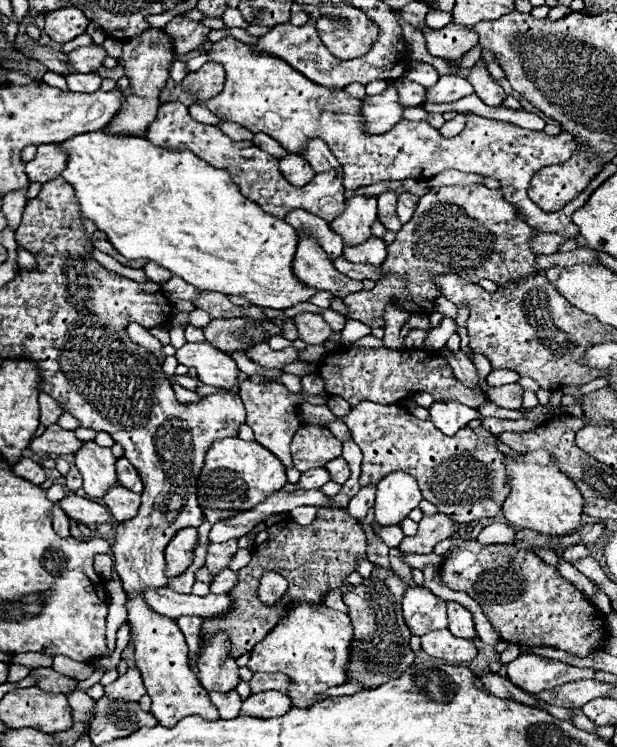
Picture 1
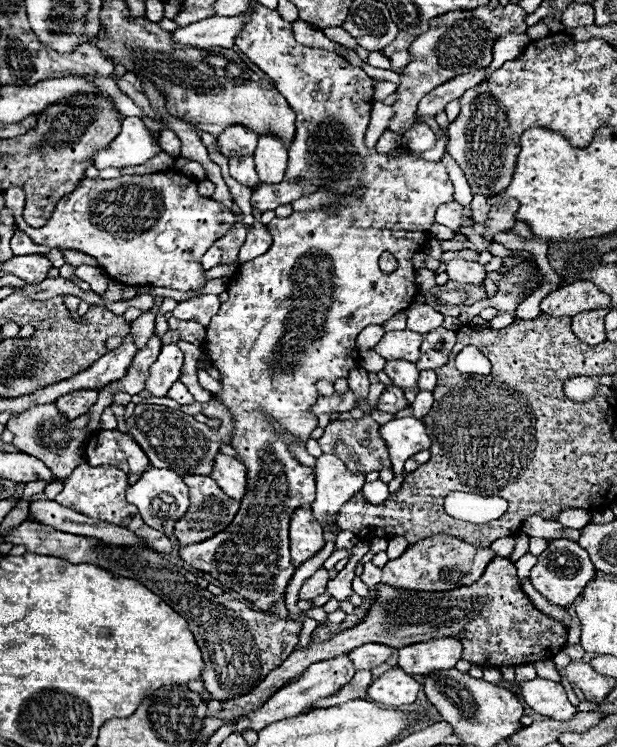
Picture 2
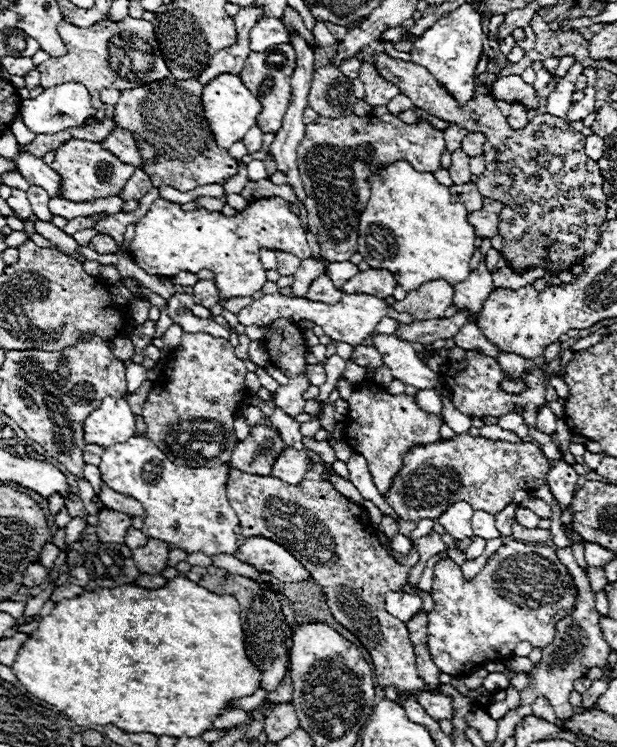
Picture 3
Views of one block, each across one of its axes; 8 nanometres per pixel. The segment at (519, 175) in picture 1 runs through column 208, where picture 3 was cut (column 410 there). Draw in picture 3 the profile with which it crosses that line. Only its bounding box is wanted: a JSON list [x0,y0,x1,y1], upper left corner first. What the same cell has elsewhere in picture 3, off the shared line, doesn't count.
[386,4,482,114]

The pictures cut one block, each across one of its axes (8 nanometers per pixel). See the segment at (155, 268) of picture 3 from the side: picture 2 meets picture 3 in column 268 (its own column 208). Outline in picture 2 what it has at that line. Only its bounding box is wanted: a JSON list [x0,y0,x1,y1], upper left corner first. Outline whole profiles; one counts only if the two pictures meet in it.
[2,170,236,292]

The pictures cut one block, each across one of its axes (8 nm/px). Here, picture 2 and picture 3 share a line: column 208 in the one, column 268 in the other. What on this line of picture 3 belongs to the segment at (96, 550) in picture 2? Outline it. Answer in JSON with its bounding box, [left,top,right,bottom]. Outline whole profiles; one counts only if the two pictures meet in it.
[186,566,292,692]

